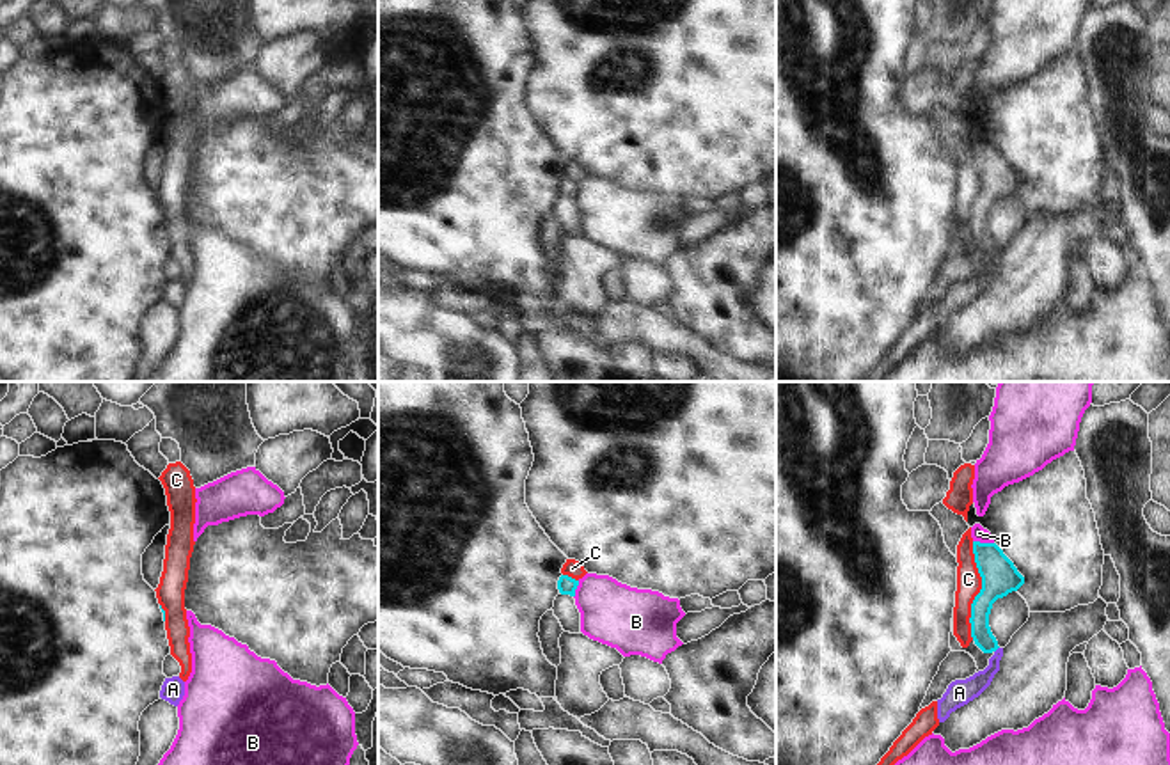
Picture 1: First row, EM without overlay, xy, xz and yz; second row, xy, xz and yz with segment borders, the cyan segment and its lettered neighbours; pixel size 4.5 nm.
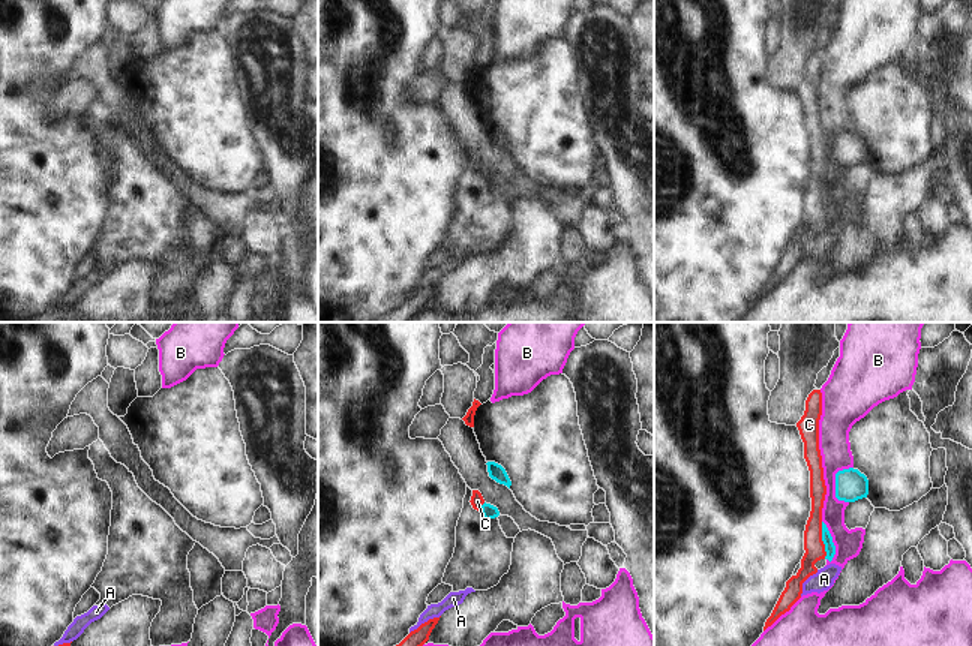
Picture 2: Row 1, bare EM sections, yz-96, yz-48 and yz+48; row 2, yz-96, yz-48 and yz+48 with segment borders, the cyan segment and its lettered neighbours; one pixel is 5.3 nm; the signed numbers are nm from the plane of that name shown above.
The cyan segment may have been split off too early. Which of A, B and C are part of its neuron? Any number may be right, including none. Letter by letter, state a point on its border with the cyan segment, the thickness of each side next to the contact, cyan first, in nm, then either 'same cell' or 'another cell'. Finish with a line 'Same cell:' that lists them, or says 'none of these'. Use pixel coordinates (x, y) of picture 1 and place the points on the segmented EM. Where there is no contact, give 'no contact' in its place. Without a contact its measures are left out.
A: yz (996, 648) | 90/110 nm | same cell
B: yz (984, 544) | 160/70 nm | another cell
C: yz (980, 591) | 160/110 nm | another cell
Same cell: A

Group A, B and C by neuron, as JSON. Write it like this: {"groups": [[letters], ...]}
{"groups": [["A"], ["B"], ["C"]]}

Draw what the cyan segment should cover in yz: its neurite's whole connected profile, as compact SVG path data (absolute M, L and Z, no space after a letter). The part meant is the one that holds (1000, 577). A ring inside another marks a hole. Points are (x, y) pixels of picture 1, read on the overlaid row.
M973 541L973 554L982 577L982 589L971 603L971 637L984 653L991 653L992 657L984 671L948 685L943 698L937 699L939 722L945 722L952 712L978 698L1000 671L1003 648L998 646L991 632L989 614L998 598L1017 591L1024 584L1024 577L996 543Z

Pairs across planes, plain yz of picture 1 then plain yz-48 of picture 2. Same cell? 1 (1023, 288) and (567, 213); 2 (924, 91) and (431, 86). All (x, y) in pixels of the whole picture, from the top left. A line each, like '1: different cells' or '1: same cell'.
1: different cells
2: same cell

